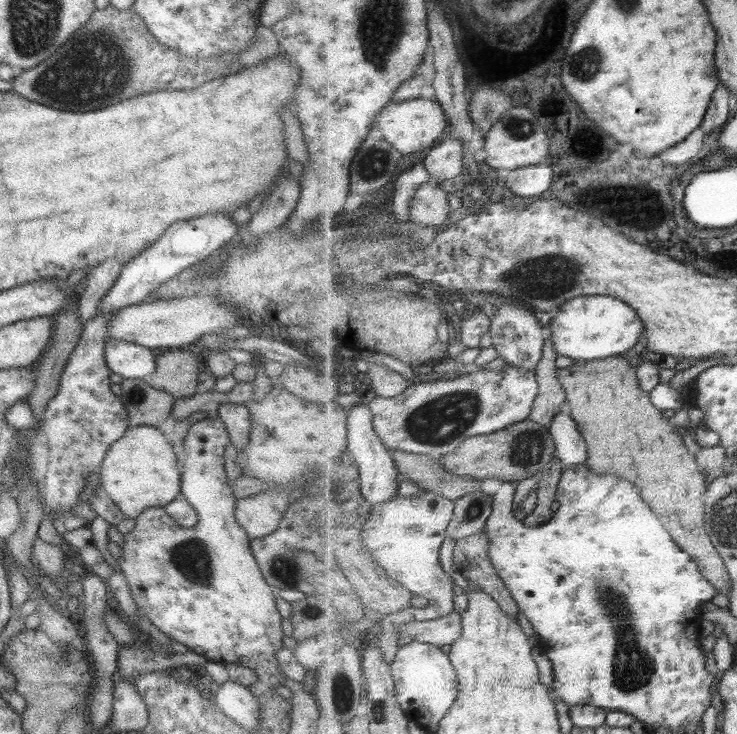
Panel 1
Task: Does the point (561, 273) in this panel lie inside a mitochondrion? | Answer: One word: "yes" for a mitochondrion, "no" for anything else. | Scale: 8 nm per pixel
yes

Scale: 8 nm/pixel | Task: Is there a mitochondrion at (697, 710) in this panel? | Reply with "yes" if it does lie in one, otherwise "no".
no

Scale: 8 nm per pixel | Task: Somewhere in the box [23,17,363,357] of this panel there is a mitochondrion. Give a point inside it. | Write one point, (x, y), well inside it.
(64, 81)

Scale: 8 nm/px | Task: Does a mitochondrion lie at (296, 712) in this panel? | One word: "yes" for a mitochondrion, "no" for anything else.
no

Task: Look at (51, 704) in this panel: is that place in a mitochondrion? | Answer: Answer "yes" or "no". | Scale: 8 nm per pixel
yes

